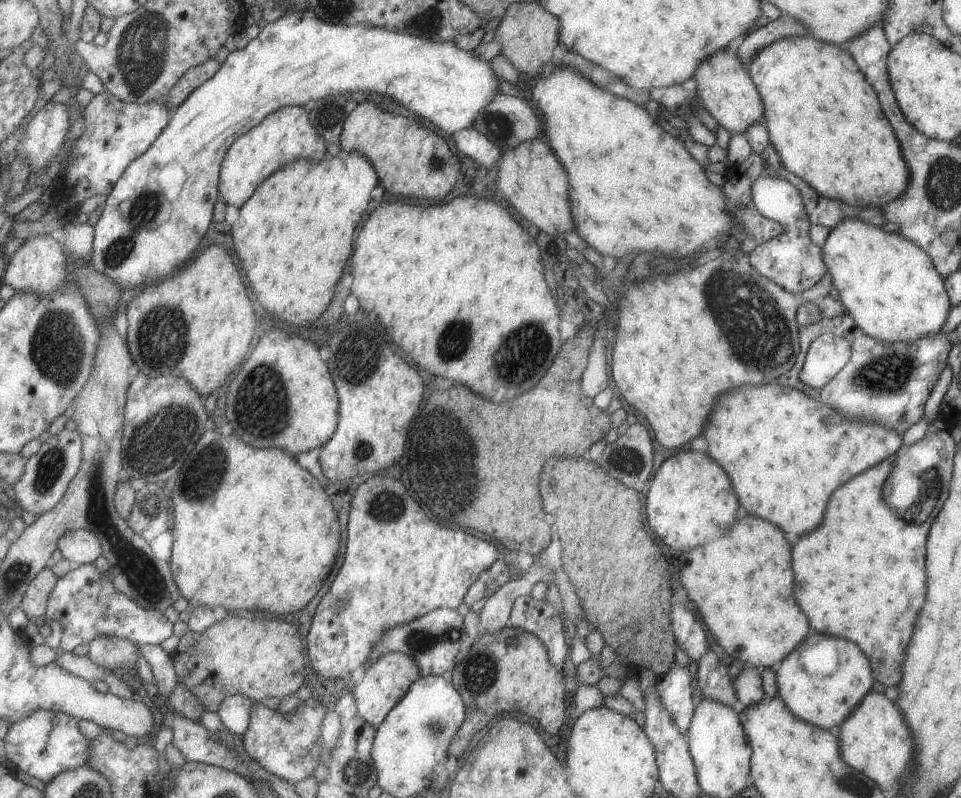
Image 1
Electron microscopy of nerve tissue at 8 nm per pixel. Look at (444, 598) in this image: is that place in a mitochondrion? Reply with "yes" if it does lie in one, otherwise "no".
no

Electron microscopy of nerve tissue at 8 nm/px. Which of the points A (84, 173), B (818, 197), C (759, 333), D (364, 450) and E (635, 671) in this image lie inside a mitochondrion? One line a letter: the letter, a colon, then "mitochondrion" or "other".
A: other
B: other
C: mitochondrion
D: mitochondrion
E: other

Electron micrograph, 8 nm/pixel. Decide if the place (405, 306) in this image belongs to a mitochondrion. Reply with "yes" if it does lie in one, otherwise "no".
no

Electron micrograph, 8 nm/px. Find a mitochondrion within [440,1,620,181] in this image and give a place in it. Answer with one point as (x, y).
(499, 128)

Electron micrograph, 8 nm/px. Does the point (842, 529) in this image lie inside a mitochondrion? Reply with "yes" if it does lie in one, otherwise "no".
no

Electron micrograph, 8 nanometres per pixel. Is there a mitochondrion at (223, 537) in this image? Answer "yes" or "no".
no

